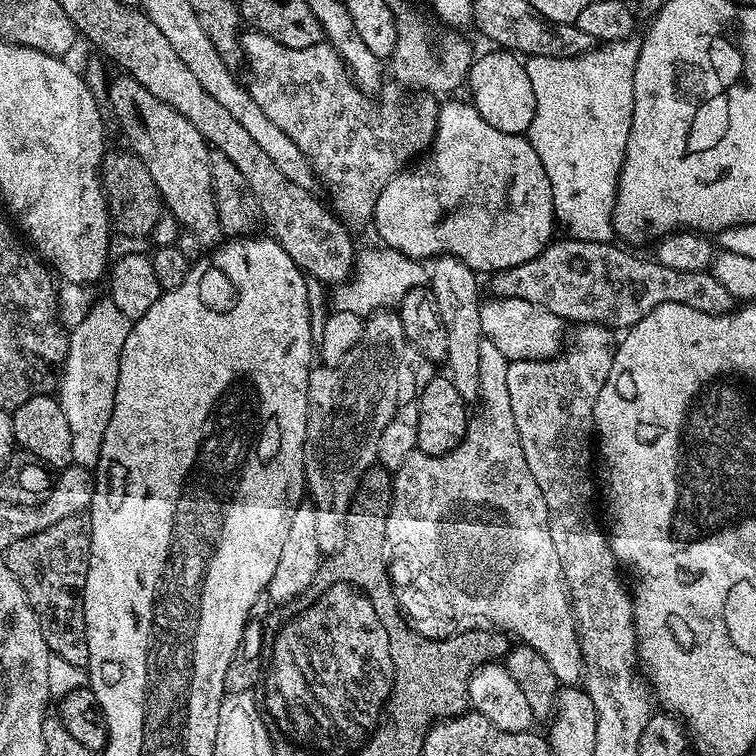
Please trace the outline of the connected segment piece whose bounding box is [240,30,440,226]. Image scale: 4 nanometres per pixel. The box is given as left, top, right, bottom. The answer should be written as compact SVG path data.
M248 30L241 35L240 45L244 47L248 93L260 103L266 118L306 154L313 173L328 183L336 215L349 226L369 223L386 182L401 172L411 156L419 157L436 137L440 113L437 97L412 94L405 104L397 106L396 120L387 120L376 116L375 106L368 101L369 93L356 85L344 59L331 44L291 48L266 34Z

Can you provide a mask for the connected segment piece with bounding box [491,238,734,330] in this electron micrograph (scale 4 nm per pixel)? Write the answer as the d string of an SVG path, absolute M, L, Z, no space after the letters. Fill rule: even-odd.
M571 238L553 239L534 258L522 262L513 268L503 268L491 277L493 297L522 298L526 302L534 302L554 314L558 314L565 322L573 325L603 324L613 330L627 330L633 328L650 310L663 304L681 304L690 306L694 310L702 310L706 314L722 314L731 312L734 308L734 297L718 278L712 276L711 271L691 272L690 270L670 270L670 266L657 264L655 259L643 260L635 256L627 247L616 242L603 244L602 242L582 242Z

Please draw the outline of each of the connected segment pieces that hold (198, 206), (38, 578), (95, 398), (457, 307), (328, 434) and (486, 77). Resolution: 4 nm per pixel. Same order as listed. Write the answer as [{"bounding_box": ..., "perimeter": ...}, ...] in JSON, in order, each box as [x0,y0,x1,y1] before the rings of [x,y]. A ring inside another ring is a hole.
[{"bounding_box":[106,74,224,246],"perimeter":[[[120,74],[113,84],[111,81],[106,88],[106,100],[112,103],[112,112],[128,139],[127,147],[142,158],[146,170],[150,170],[150,178],[154,178],[154,186],[158,186],[163,207],[183,231],[198,238],[201,246],[219,245],[224,231],[218,220],[218,206],[212,189],[210,146],[202,134],[198,134],[178,110],[154,98],[154,94],[133,76]]]},{"bounding_box":[2,515,92,669],"perimeter":[[[83,515],[62,518],[62,522],[54,522],[54,526],[46,526],[46,530],[14,542],[2,554],[6,566],[10,566],[14,578],[22,582],[22,590],[26,590],[26,598],[38,618],[49,653],[66,658],[70,666],[83,669],[87,669],[90,658],[84,617],[84,587],[88,559],[92,553],[91,533],[89,521]]]},{"bounding_box":[58,298,133,469],"perimeter":[[[111,298],[103,299],[97,299],[89,307],[82,322],[71,325],[68,332],[68,353],[58,376],[58,399],[62,414],[66,414],[66,423],[70,426],[72,463],[91,469],[95,469],[102,454],[102,438],[106,438],[106,426],[110,426],[110,414],[114,410],[114,394],[118,390],[118,366],[122,346],[126,346],[126,338],[133,326],[133,321],[128,320],[126,314],[118,310],[118,306],[114,306]]]},{"bounding_box":[428,256,484,406],"perimeter":[[[438,256],[431,261],[428,284],[446,326],[446,375],[454,390],[458,390],[458,394],[469,406],[475,405],[480,398],[478,362],[482,358],[480,342],[484,335],[480,317],[482,295],[480,296],[480,284],[476,280],[479,280],[478,273],[456,256]]]},{"bounding_box":[304,310,418,537],"perimeter":[[[377,310],[364,320],[364,333],[358,338],[358,346],[342,358],[340,364],[316,366],[308,374],[308,417],[306,418],[306,442],[304,443],[304,483],[307,495],[316,510],[316,525],[325,537],[339,537],[352,505],[356,487],[362,474],[377,463],[378,442],[382,430],[390,426],[390,418],[404,404],[417,395],[418,385],[413,365],[404,357],[406,341],[400,313],[396,310]]]},{"bounding_box":[467,48,537,135],"perimeter":[[[492,48],[492,51],[480,55],[473,61],[467,78],[472,96],[471,103],[490,126],[503,133],[523,135],[534,120],[537,103],[534,88],[530,83],[523,61],[509,49]]]}]

